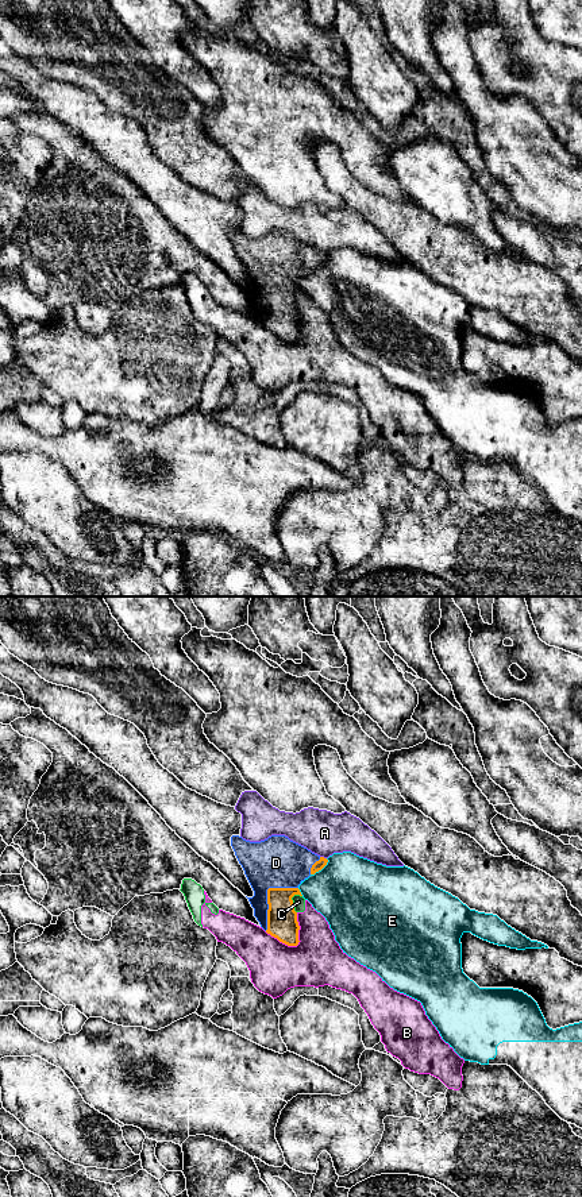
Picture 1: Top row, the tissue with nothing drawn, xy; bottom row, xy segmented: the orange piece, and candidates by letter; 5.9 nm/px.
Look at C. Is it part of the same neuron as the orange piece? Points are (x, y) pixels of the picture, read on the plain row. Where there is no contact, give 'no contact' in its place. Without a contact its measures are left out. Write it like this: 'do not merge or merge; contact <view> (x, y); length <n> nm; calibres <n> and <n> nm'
do not merge; contact xy (292, 297); length 120 nm; calibres 180 and 70 nm

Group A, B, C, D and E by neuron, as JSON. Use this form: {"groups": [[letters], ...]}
{"groups": [["A"], ["B", "C"], ["D"], ["E"]]}

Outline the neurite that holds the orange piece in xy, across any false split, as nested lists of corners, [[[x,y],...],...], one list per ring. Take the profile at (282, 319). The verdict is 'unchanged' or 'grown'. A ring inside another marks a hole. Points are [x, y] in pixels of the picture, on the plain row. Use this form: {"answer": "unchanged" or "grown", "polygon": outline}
{"answer": "grown", "polygon": [[[232,231],[231,242],[254,286],[247,294],[261,323],[280,337],[297,341],[300,321],[292,293],[302,291],[298,281],[321,266],[328,255],[285,231],[261,238]]]}

